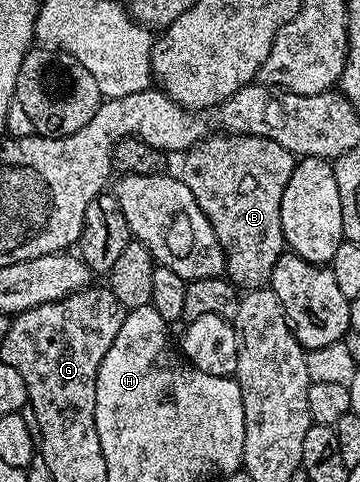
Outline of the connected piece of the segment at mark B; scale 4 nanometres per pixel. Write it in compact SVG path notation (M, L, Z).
M207 135L181 157L180 178L188 190L192 190L192 198L196 198L200 210L204 210L220 242L229 283L239 290L265 288L272 278L272 266L276 266L276 258L280 258L286 248L284 230L280 226L280 202L284 198L284 186L288 186L288 178L292 178L296 157L293 152L284 150L280 142L272 142L268 138L217 135Z

